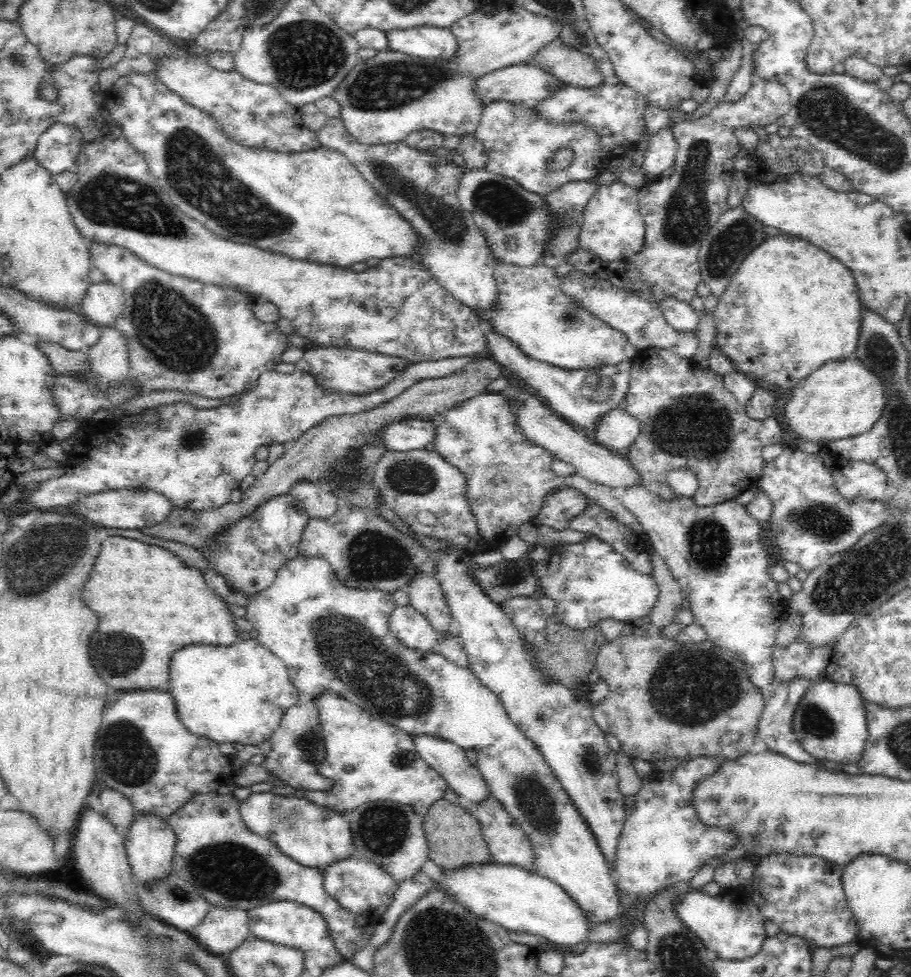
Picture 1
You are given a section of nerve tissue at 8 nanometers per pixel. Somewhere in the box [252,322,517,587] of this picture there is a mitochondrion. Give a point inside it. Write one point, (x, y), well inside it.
(373, 556)

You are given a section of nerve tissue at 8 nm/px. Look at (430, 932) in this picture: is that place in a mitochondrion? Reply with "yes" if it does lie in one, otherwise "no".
yes

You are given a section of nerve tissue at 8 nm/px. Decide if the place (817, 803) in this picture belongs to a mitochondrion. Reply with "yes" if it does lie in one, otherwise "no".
no

